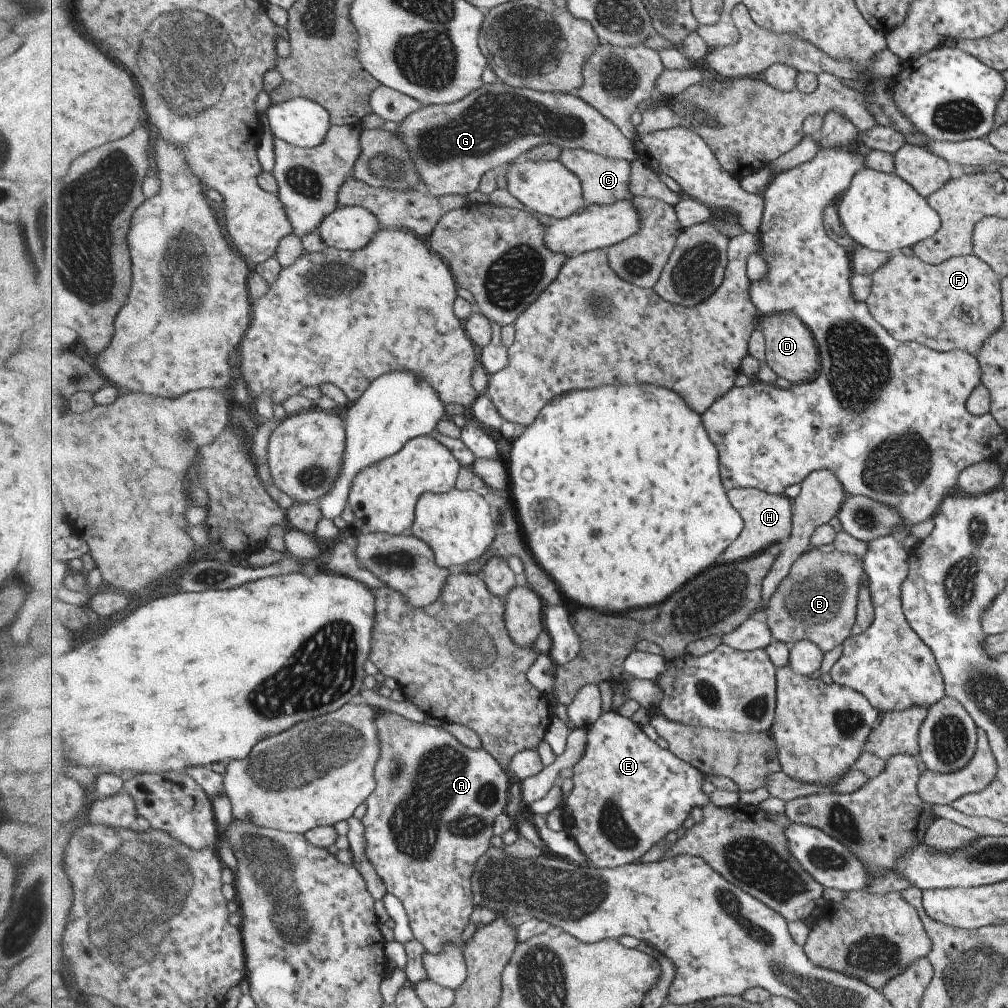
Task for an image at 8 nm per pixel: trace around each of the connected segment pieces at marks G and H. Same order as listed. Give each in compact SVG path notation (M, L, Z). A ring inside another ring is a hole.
M501 80L485 83L459 102L424 106L402 121L395 132L406 142L418 173L425 179L427 192L436 197L467 196L479 188L485 172L520 160L531 149L546 142L563 149L585 149L630 163L639 158L634 141L616 123L577 94L541 92L527 87L514 87Z
M738 488L729 491L729 498L744 517L744 532L729 546L727 552L724 552L725 558L721 558L721 564L747 560L767 550L771 545L783 544L791 536L795 504L789 497L784 494L774 495L758 488Z

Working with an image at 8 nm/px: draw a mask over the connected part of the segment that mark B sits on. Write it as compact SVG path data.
M810 547L795 561L789 576L770 598L762 617L772 630L775 640L792 647L801 639L809 639L809 642L816 643L822 651L829 652L831 648L839 646L852 635L852 626L856 624L856 602L859 600L860 584L863 580L865 580L864 562L855 555L835 550L824 553Z

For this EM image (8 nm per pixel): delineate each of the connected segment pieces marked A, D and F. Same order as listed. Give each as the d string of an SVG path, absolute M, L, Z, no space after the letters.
M380 712L378 714L378 727L381 729L381 738L384 740L384 753L377 763L376 768L376 789L371 797L365 802L367 812L361 819L365 828L365 838L367 848L365 855L369 862L373 864L377 874L383 880L387 892L395 895L408 912L409 922L411 923L414 938L417 939L426 948L427 952L434 955L441 954L447 945L455 945L465 952L465 948L469 940L462 940L465 928L472 922L472 914L477 904L477 894L473 890L473 873L476 872L477 862L479 858L489 852L491 846L491 838L496 834L494 825L496 818L501 813L506 812L507 800L509 800L509 774L505 772L505 768L489 751L483 747L480 749L469 748L466 744L461 744L451 732L443 730L443 728L435 728L435 726L427 726L427 724L417 724L413 720L407 720L404 716L398 714Z
M792 312L775 313L761 317L760 328L766 336L768 365L781 377L795 384L805 383L817 372L817 350L809 334L809 327Z
M901 250L891 252L891 256L887 262L884 262L875 272L872 272L872 288L868 297L864 300L868 310L871 312L873 320L878 322L889 336L902 343L914 342L919 345L926 346L937 352L953 351L955 349L965 351L970 355L975 356L975 353L982 347L985 339L1000 328L1002 323L1002 312L1000 309L1000 286L999 277L987 266L982 260L979 260L975 255L959 255L948 258L936 265L930 265L920 261L915 255L904 255Z

